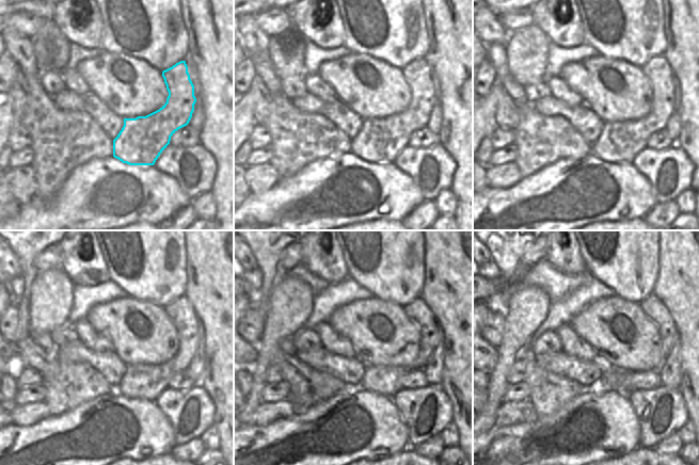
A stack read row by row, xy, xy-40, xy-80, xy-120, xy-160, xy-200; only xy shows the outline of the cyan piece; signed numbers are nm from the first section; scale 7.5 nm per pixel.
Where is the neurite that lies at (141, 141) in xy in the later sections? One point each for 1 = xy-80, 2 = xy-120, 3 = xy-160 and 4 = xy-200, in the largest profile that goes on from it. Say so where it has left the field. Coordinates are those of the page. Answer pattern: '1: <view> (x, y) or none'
1: xy-80 (619, 142)
2: xy-120 (145, 381)
3: xy-160 (384, 380)
4: xy-200 (652, 306)

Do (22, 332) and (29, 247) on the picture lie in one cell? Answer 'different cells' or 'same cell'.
same cell

